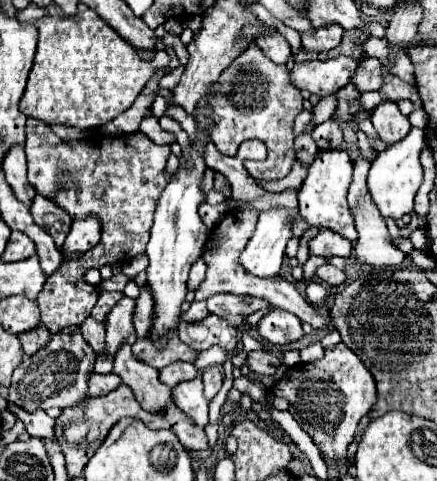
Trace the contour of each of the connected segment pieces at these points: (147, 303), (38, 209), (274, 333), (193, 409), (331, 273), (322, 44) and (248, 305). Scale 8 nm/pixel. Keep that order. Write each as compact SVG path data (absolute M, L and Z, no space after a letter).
M141 288L141 294L135 302L135 312L133 312L133 328L137 332L137 338L145 338L149 334L153 322L153 298L149 294L149 288Z
M37 194L33 200L33 206L31 206L31 216L37 226L41 226L43 230L47 230L53 236L55 246L61 248L71 230L71 222L73 222L65 214L65 210L61 210L59 206L53 206L53 202L49 202L47 198L41 198Z
M275 308L271 310L261 322L259 322L259 334L263 340L271 344L289 344L303 336L301 320L295 314L289 314L287 310Z
M195 378L193 382L183 382L173 388L173 404L183 410L187 416L195 420L195 424L205 426L207 424L207 412L209 402L203 396L203 382L201 378Z
M323 264L317 268L317 278L329 286L341 286L347 282L347 274L331 264Z
M327 24L315 30L309 30L301 34L303 48L309 52L323 52L323 50L333 50L341 38L343 38L343 28L339 24Z
M215 294L207 300L207 310L229 322L233 328L241 328L245 318L261 308L269 308L263 298L255 296L235 296L235 294Z

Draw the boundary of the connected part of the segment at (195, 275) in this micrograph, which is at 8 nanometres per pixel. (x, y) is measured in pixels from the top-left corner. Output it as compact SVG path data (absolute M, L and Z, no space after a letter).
M199 258L197 264L193 264L193 268L191 268L191 272L189 272L189 280L187 280L187 288L189 288L189 290L197 290L197 288L199 288L199 284L201 284L203 278L205 278L205 270L207 270L207 266L205 266L205 262L201 262L201 258Z

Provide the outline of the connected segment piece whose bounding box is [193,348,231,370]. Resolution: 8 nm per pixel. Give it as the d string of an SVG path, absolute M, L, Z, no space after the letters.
M209 348L209 350L201 352L201 356L197 356L195 360L197 360L197 362L193 362L195 368L205 370L205 368L209 368L209 366L215 366L215 364L221 364L221 362L225 362L225 360L231 360L231 356L229 356L227 352L223 352L223 350Z

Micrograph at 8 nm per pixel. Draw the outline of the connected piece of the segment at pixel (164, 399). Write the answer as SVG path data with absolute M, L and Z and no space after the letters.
M121 346L115 358L113 372L127 384L143 410L161 414L171 402L171 388L159 380L159 370L151 368L131 354L131 346Z

